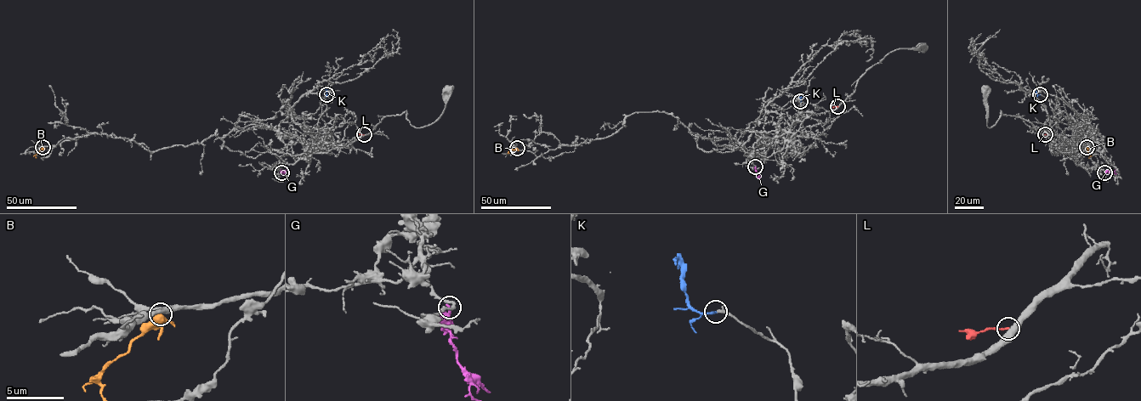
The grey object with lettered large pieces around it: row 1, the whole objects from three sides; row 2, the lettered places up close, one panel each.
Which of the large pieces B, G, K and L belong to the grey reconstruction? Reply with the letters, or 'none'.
K

